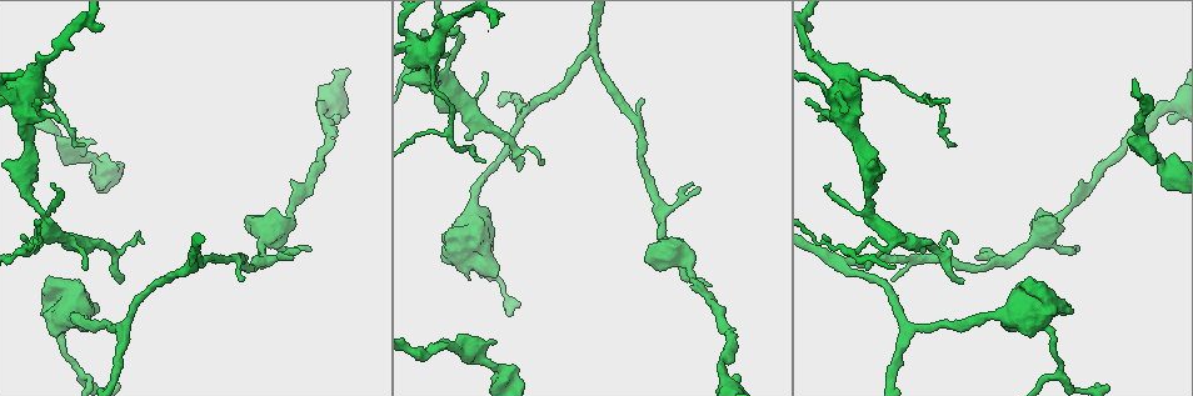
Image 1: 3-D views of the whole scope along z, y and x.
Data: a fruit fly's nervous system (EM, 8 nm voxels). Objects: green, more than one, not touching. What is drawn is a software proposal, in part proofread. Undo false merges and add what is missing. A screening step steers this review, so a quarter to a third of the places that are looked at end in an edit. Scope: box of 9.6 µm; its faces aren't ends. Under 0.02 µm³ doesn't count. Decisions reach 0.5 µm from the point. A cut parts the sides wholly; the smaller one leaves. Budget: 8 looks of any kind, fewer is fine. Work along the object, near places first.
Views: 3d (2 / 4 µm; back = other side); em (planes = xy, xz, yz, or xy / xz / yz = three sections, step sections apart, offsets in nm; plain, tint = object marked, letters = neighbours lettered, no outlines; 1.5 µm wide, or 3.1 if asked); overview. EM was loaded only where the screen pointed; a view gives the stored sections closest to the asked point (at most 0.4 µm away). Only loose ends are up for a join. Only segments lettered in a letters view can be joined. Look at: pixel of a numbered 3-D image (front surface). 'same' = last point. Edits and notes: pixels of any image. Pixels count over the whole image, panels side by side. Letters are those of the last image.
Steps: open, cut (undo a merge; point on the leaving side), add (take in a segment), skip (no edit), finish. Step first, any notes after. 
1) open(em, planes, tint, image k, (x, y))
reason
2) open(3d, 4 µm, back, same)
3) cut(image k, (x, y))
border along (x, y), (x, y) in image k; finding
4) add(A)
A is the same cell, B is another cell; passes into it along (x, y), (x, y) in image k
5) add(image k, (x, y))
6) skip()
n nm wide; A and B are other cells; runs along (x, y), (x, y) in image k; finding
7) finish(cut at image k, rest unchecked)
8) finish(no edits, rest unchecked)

open(em, yz, step 4, tint, image 1, (845, 267))
a fork

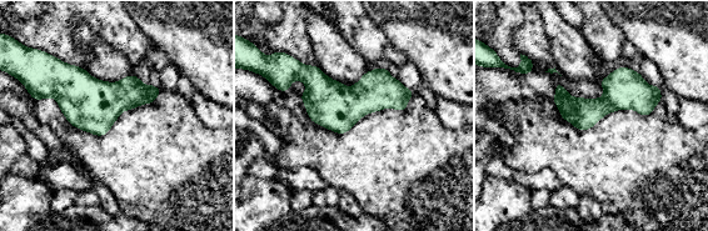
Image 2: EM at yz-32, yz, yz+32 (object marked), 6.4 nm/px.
open(em, planes, letters, same)
cut it another way

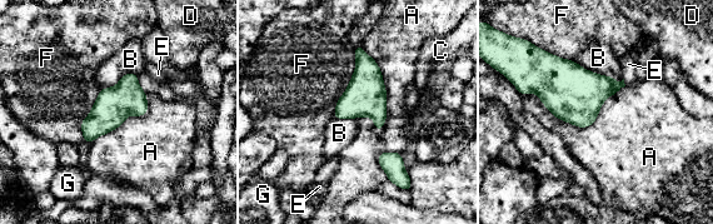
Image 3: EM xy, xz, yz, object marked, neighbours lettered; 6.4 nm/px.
skip()
A touches over 600 nm; A, B, C, D, E, F and G are other cells; border along (359, 44), (385, 90), (379, 133) in image 3; continuous, no second cell

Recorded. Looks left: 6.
open(em, planes, letters, image 1, (962, 282))
tapers out

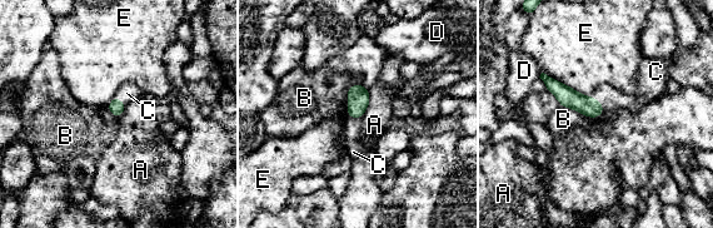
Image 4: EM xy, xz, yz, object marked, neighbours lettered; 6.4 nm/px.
add(C)
C is the same cell, A, B, D and E are other cells; passes into it along (567, 97), (602, 104), (613, 100) in image 4; the cell continues

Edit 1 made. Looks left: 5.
finish(add at image 4, rest unchecked)

